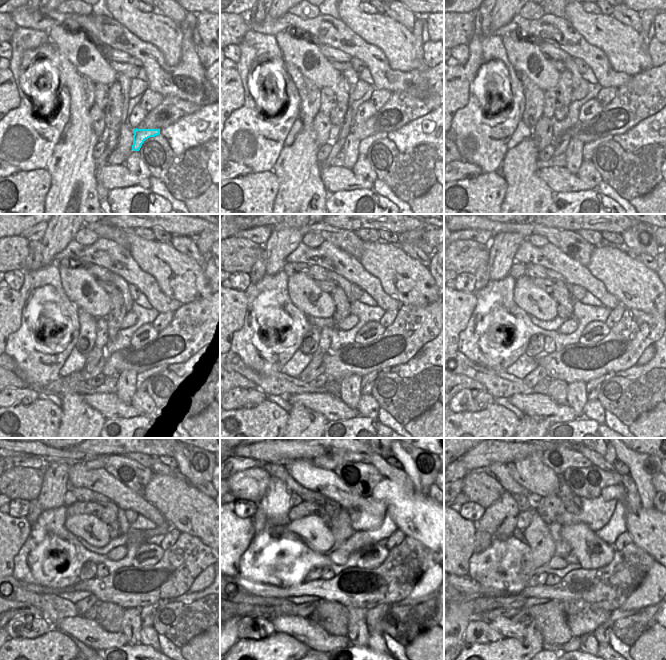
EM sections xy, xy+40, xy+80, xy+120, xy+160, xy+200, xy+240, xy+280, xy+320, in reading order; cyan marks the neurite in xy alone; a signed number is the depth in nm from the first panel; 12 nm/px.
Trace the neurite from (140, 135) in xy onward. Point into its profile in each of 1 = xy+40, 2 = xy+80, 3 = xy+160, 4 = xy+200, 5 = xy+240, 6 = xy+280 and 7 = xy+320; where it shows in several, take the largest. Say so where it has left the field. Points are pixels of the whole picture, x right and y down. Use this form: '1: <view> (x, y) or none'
1: xy+40 (364, 145)
2: xy+80 (588, 148)
3: xy+160 (367, 380)
4: xy+200 (592, 388)
5: xy+240 (147, 613)
6: xy+280 (373, 616)
7: xy+320 (601, 633)

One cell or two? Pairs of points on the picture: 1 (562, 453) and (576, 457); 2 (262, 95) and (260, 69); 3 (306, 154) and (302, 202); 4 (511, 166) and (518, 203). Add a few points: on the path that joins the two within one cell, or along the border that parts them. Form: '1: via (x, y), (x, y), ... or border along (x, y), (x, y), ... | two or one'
1: via (565, 456), (573, 457) | one
2: via (258, 89), (256, 87), (257, 75) | one
3: via (302, 166), (302, 190) | one
4: via (518, 175), (518, 194) | one

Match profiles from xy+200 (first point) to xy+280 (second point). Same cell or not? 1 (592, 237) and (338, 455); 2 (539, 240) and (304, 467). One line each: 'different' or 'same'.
1: same
2: different

